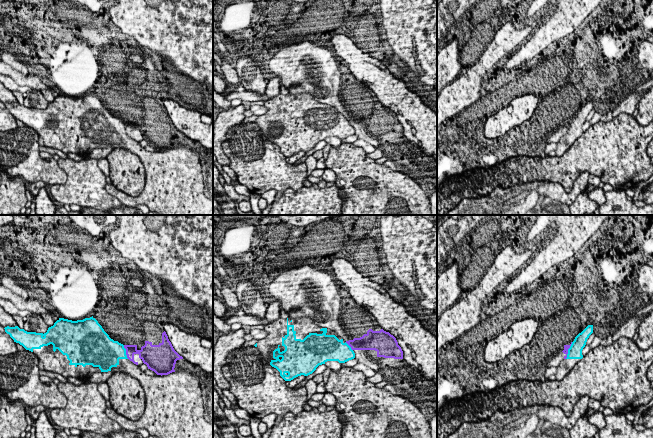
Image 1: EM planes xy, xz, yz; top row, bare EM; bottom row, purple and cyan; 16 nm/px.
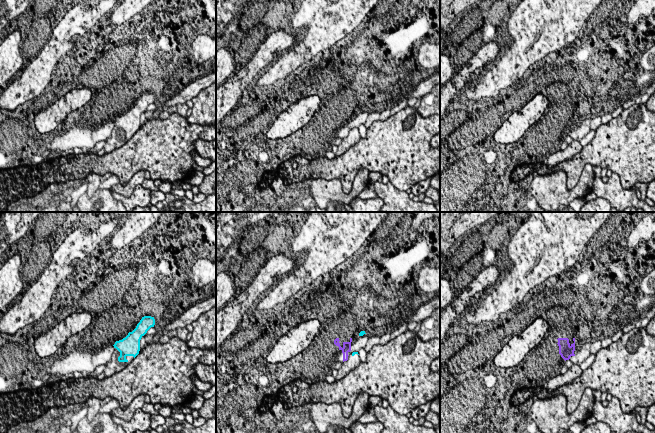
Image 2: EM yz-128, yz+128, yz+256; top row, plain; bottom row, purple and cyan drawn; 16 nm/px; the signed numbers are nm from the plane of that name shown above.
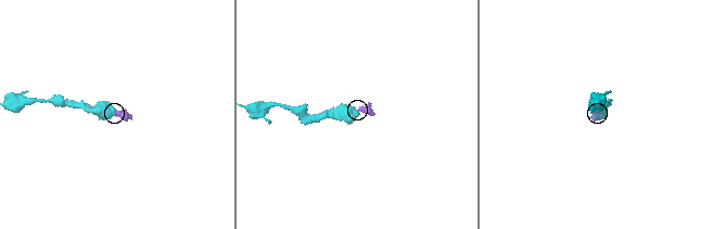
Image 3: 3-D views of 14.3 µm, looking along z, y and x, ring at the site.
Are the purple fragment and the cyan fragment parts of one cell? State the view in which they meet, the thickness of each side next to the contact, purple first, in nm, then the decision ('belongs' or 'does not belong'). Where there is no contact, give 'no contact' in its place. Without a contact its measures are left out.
yz | 90/220 nm | does not belong

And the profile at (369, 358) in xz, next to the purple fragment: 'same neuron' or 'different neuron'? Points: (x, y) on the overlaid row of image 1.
same neuron

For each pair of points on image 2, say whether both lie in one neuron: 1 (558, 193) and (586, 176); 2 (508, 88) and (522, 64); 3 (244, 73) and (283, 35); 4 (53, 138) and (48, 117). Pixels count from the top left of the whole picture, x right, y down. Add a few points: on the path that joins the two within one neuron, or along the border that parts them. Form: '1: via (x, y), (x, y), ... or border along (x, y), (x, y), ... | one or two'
1: via (566, 193), (574, 193), (583, 184) | one
2: via (509, 82), (521, 70) | one
3: via (254, 65), (273, 45) | one
4: border along (59, 125), (46, 134) | two

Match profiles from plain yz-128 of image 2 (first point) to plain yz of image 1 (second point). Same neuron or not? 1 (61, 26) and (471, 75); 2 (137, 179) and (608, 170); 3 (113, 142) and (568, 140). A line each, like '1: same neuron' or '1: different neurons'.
1: same neuron
2: different neurons
3: same neuron

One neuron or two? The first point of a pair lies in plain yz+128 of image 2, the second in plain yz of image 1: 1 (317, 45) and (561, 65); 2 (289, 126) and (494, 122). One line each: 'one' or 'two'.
1: one
2: one

